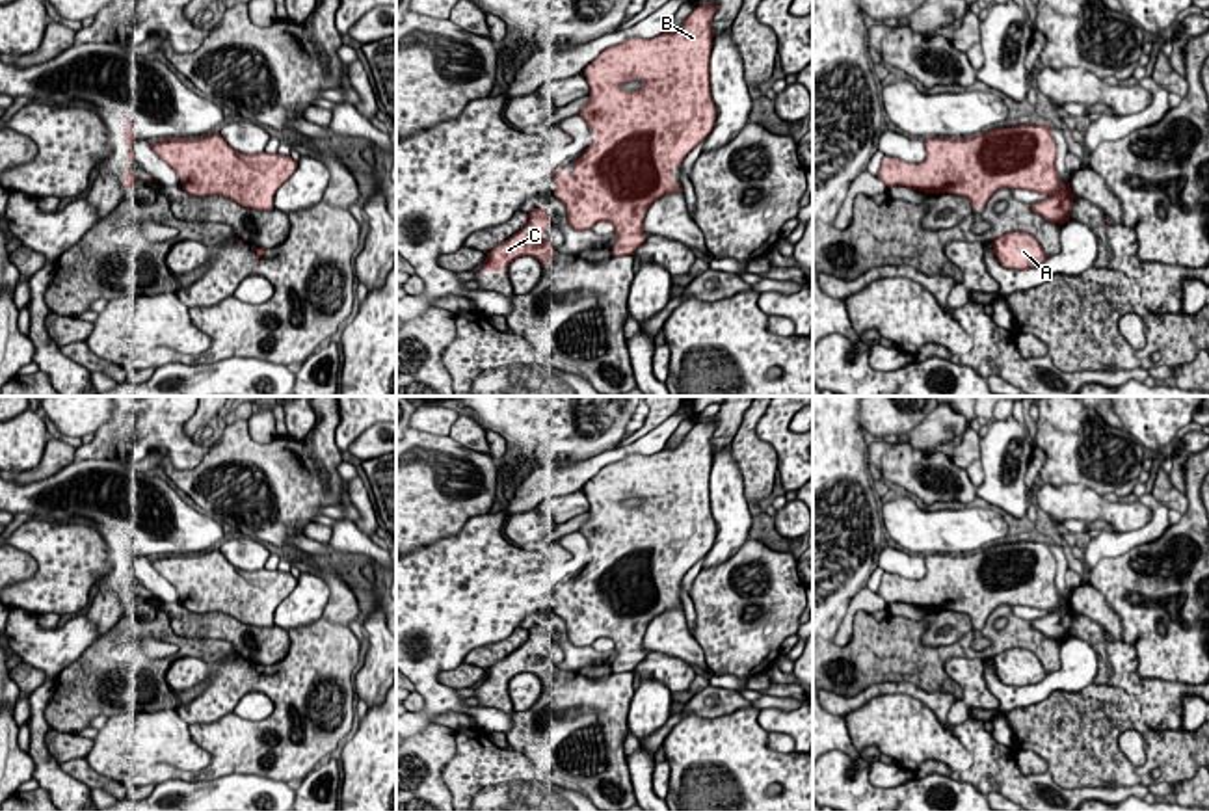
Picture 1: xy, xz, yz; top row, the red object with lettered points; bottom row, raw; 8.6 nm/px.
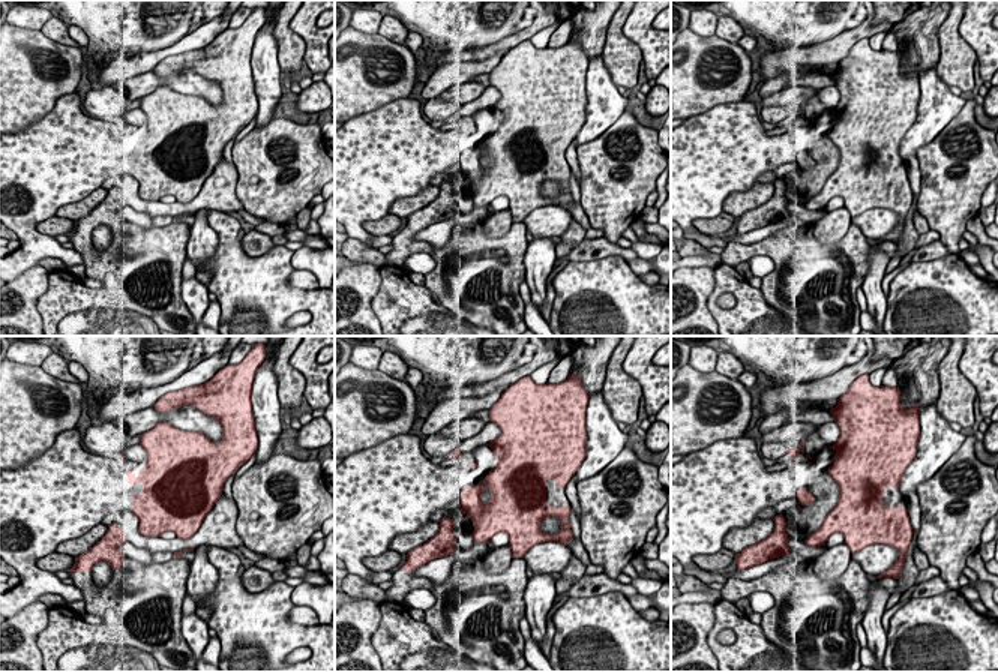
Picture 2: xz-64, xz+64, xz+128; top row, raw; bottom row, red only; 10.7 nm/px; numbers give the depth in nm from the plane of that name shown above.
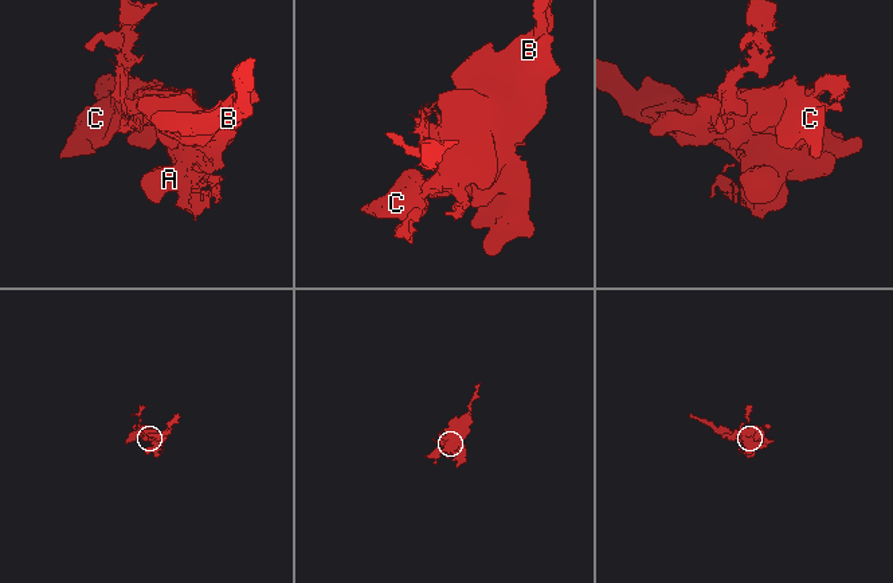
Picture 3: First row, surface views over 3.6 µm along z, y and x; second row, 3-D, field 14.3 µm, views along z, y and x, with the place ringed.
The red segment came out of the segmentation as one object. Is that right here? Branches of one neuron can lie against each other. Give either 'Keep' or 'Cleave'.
Keep

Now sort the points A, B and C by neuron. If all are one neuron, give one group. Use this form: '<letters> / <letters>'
A B C

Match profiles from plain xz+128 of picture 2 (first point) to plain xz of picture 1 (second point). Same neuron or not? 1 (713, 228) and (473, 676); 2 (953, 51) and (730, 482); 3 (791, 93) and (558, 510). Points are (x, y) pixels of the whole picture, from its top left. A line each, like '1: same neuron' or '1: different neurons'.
1: same neuron
2: different neurons
3: same neuron

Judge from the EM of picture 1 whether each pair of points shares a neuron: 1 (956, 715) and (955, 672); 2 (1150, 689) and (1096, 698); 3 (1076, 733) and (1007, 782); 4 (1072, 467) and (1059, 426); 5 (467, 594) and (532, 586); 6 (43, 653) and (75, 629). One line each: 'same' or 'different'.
1: same
2: different
3: different
4: same
5: same
6: same

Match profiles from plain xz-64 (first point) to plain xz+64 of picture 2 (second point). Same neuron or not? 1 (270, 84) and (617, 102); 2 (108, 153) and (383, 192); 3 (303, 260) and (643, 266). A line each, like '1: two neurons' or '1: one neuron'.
1: one neuron
2: one neuron
3: one neuron

